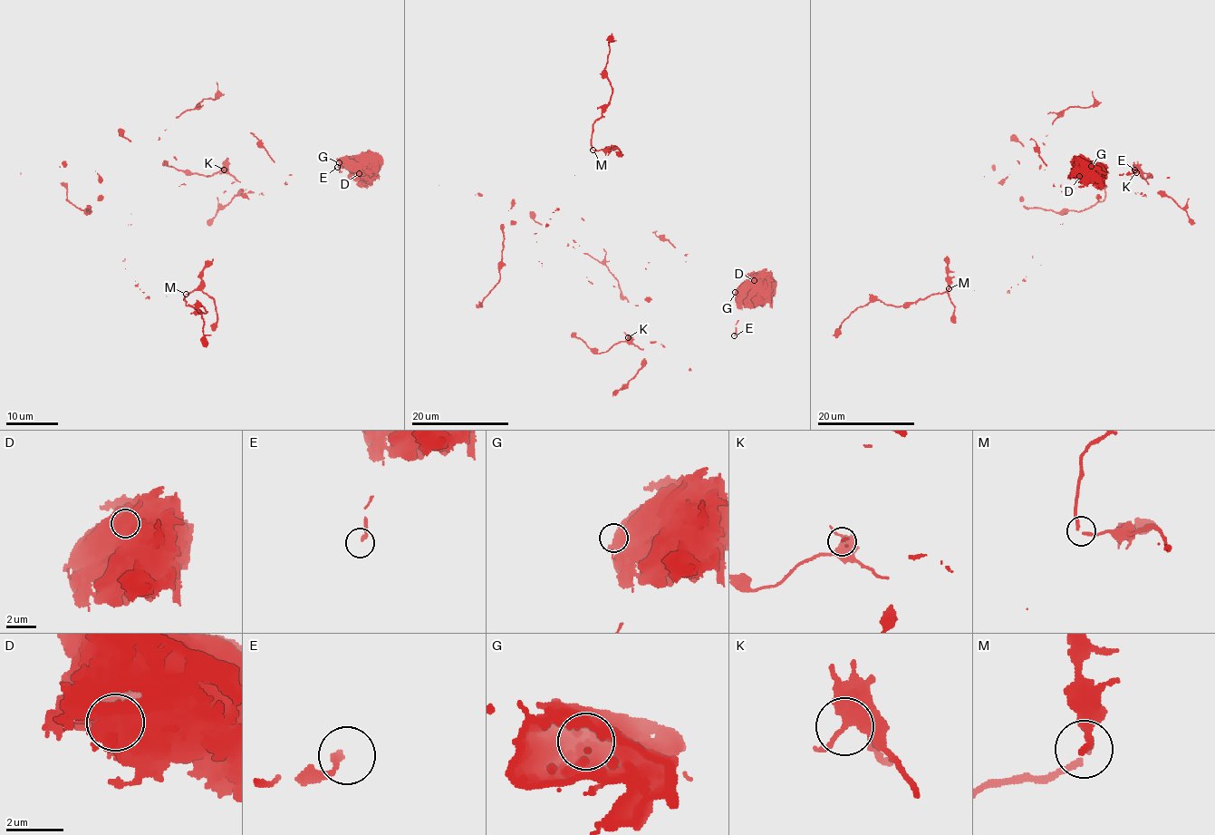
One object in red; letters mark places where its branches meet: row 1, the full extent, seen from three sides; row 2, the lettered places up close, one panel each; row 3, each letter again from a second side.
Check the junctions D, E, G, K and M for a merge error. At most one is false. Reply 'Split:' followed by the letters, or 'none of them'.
Split: D

